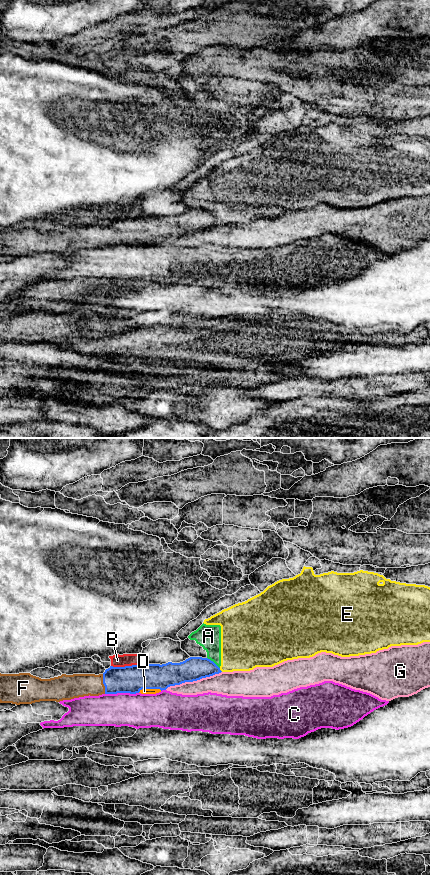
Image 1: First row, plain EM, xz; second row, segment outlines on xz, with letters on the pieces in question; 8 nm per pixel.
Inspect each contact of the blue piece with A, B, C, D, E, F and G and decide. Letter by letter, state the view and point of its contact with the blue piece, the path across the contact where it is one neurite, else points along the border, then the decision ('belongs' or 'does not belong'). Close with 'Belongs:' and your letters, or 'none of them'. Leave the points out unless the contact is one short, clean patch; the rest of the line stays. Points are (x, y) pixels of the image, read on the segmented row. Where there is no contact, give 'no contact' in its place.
A: xz (213, 662) | along xz (207, 657), (219, 668) | does not belong
B: xz (129, 666) | does not belong
C: xz (121, 692) | does not belong
D: xz (149, 688) | does not belong
E: xz (220, 670) | does not belong
F: xz (103, 683) | across xz (130, 679), (116, 679), (103, 683), (73, 686) | belongs
G: xz (193, 680) | does not belong
Belongs: F

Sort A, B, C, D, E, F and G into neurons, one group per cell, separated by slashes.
A E / B / C / D G / F

